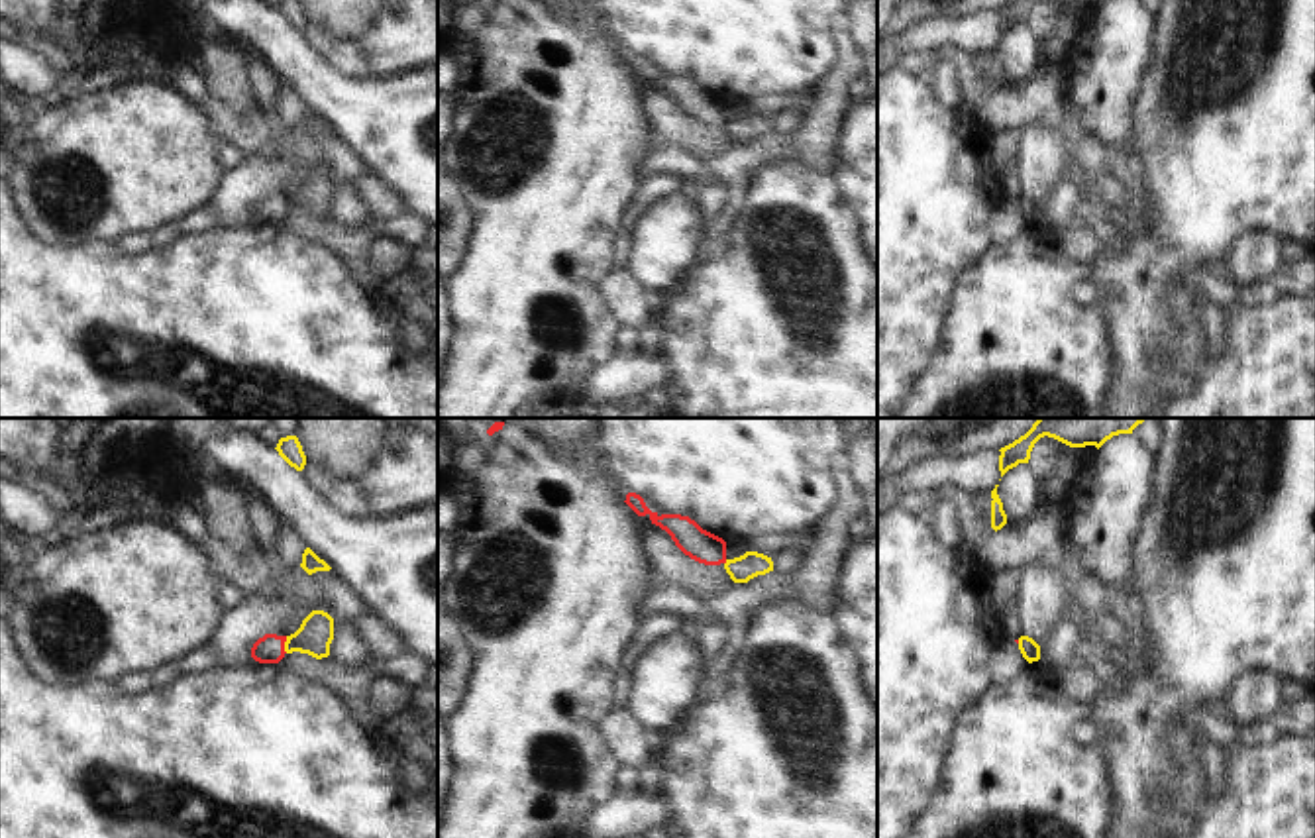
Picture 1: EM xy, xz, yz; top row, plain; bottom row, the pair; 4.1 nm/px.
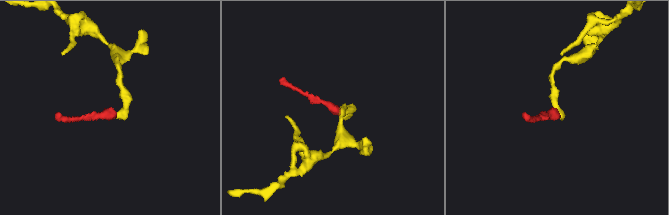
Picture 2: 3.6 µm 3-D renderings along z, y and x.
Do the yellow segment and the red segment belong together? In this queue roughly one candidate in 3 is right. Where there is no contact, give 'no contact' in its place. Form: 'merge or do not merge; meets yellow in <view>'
merge; meets yellow in xy

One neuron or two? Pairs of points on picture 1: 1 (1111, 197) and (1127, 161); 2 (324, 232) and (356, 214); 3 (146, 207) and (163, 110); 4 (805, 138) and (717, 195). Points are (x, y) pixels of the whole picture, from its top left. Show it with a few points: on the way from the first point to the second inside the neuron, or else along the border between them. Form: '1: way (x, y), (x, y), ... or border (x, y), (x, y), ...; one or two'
1: border (1092, 173), (1109, 173), (1135, 201); two
2: border (328, 216), (344, 226), (366, 226); two
3: way (146, 183), (146, 134); one
4: border (725, 187), (723, 207), (705, 220); two

